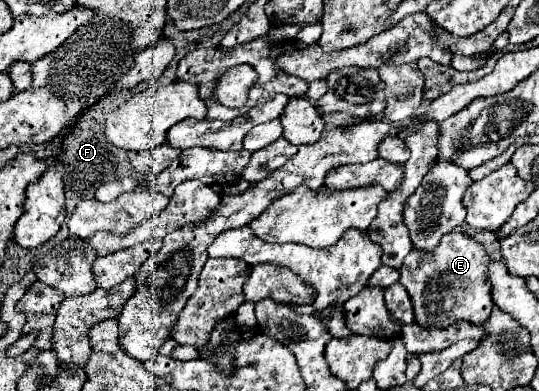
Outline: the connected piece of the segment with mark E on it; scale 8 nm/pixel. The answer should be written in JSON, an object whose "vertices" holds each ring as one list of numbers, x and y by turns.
{"vertices":[[460,228,442,236,438,246,430,252,412,250,400,268,400,284,414,300,416,322,424,328,446,328,458,320,480,324,488,320,494,302,490,298,490,284,486,282,486,266,490,258,484,246]]}

